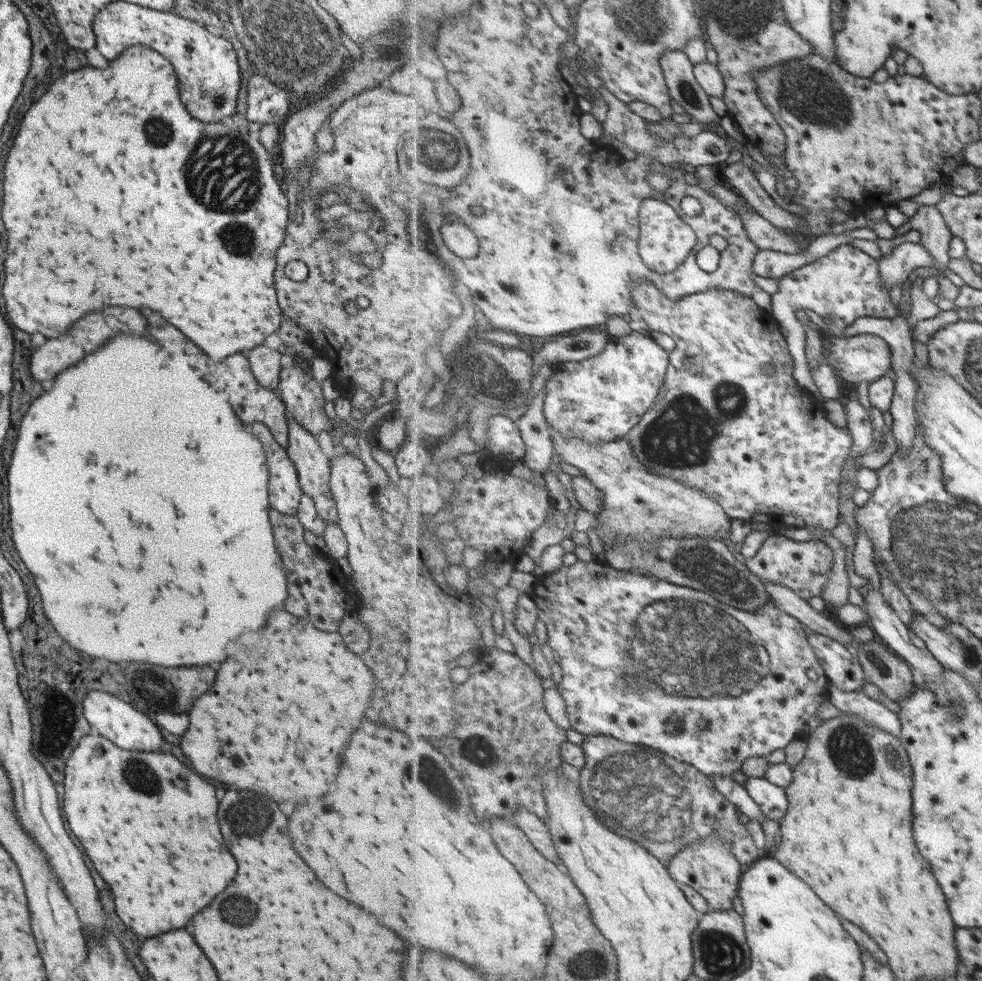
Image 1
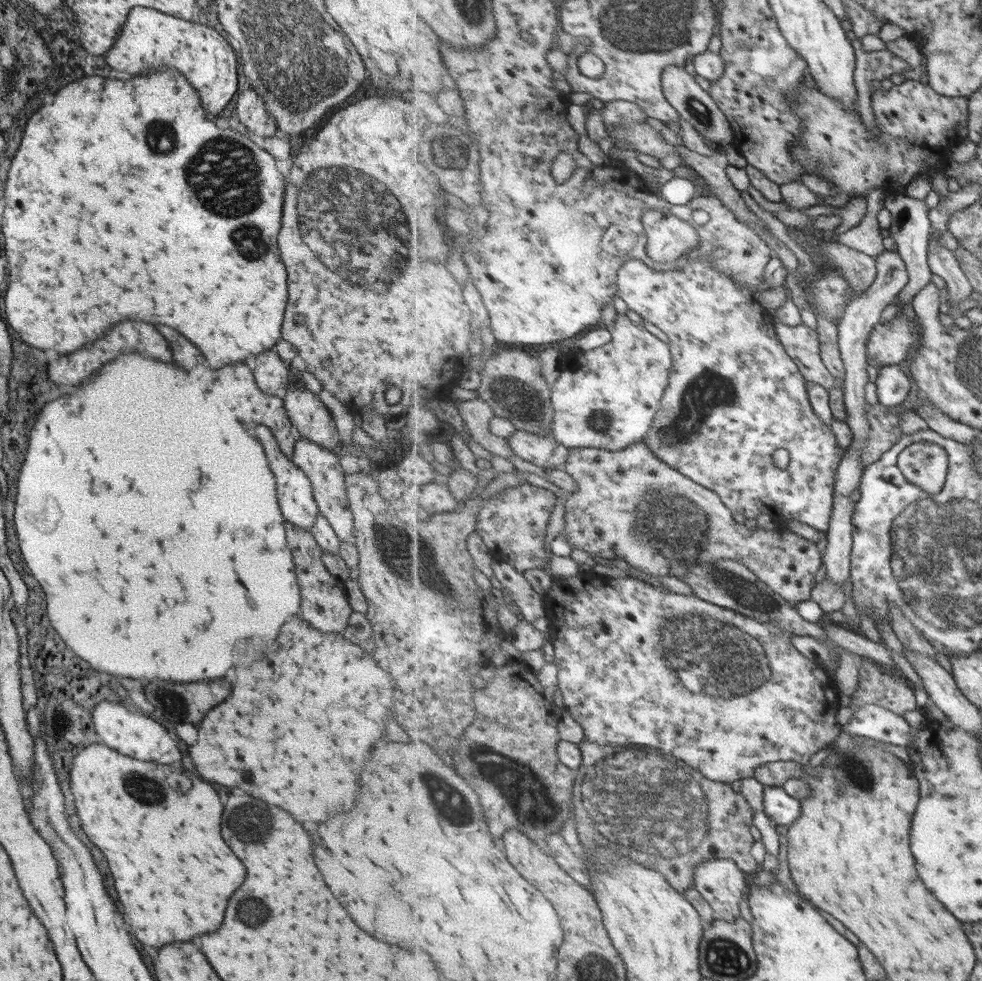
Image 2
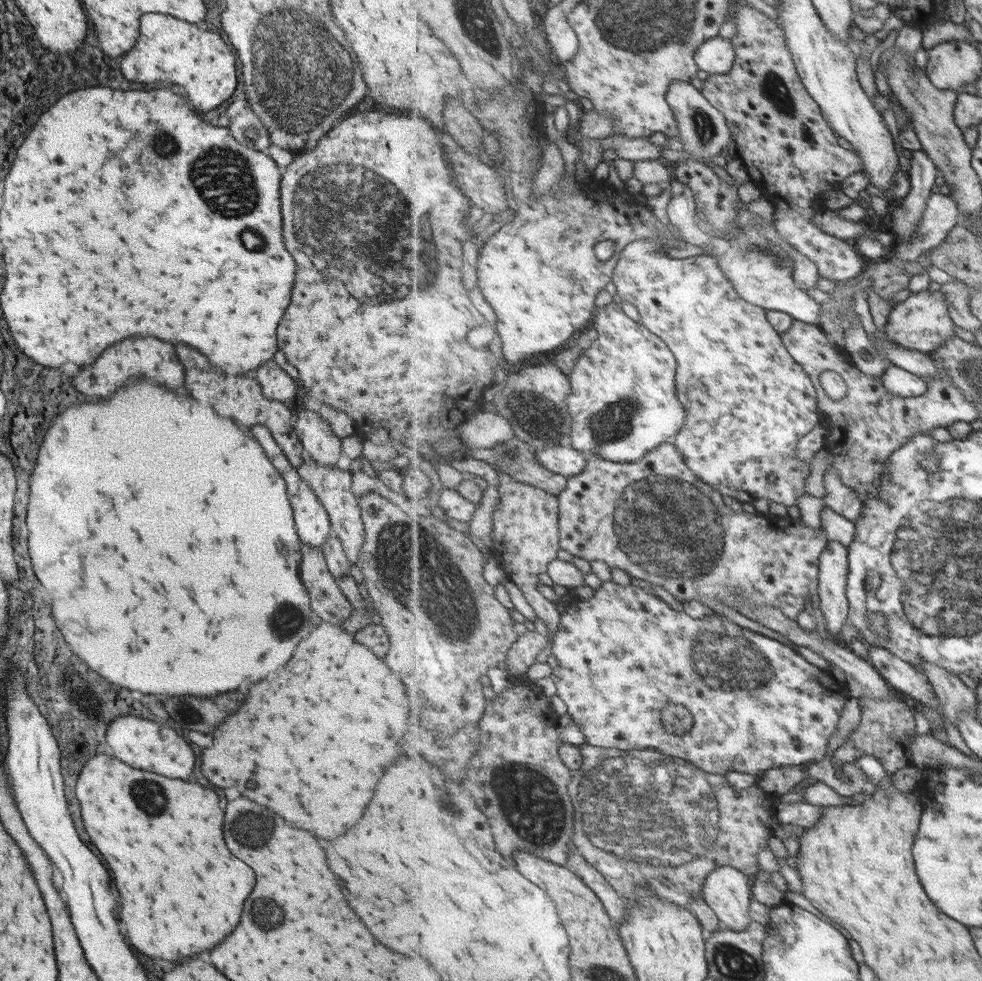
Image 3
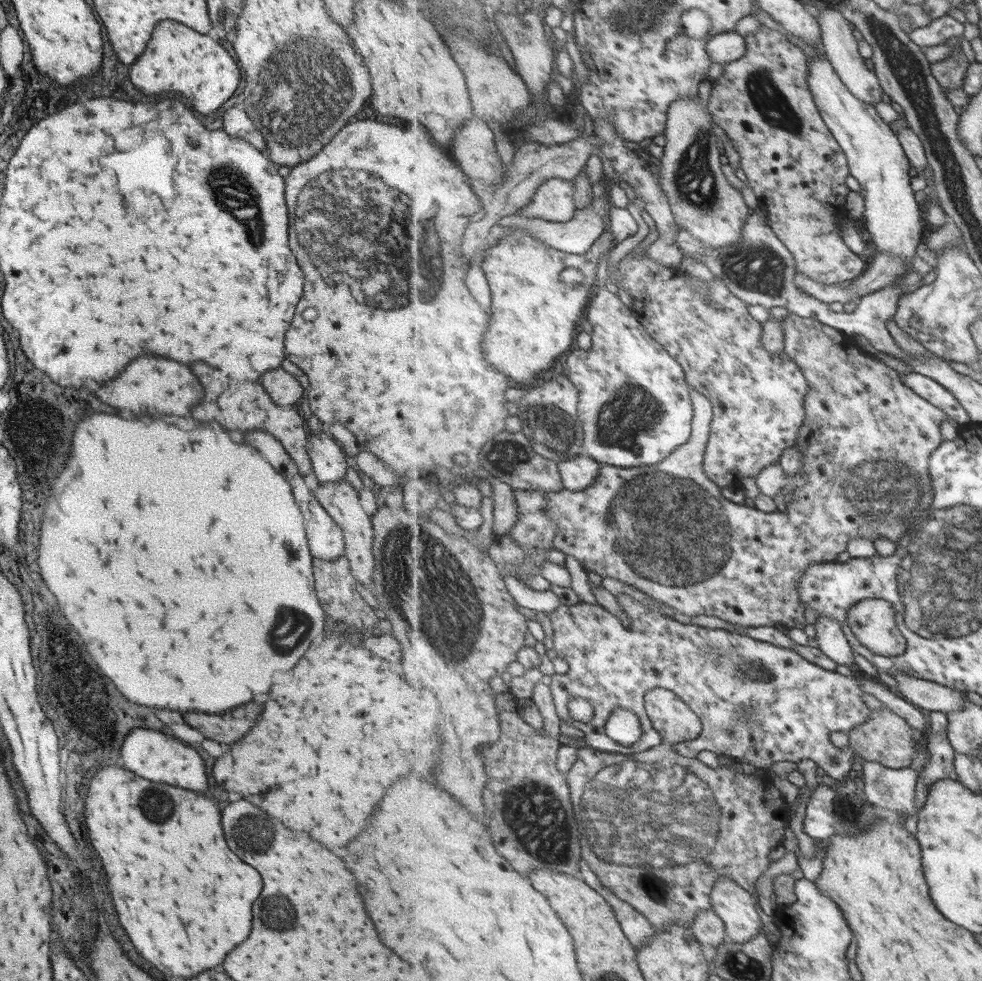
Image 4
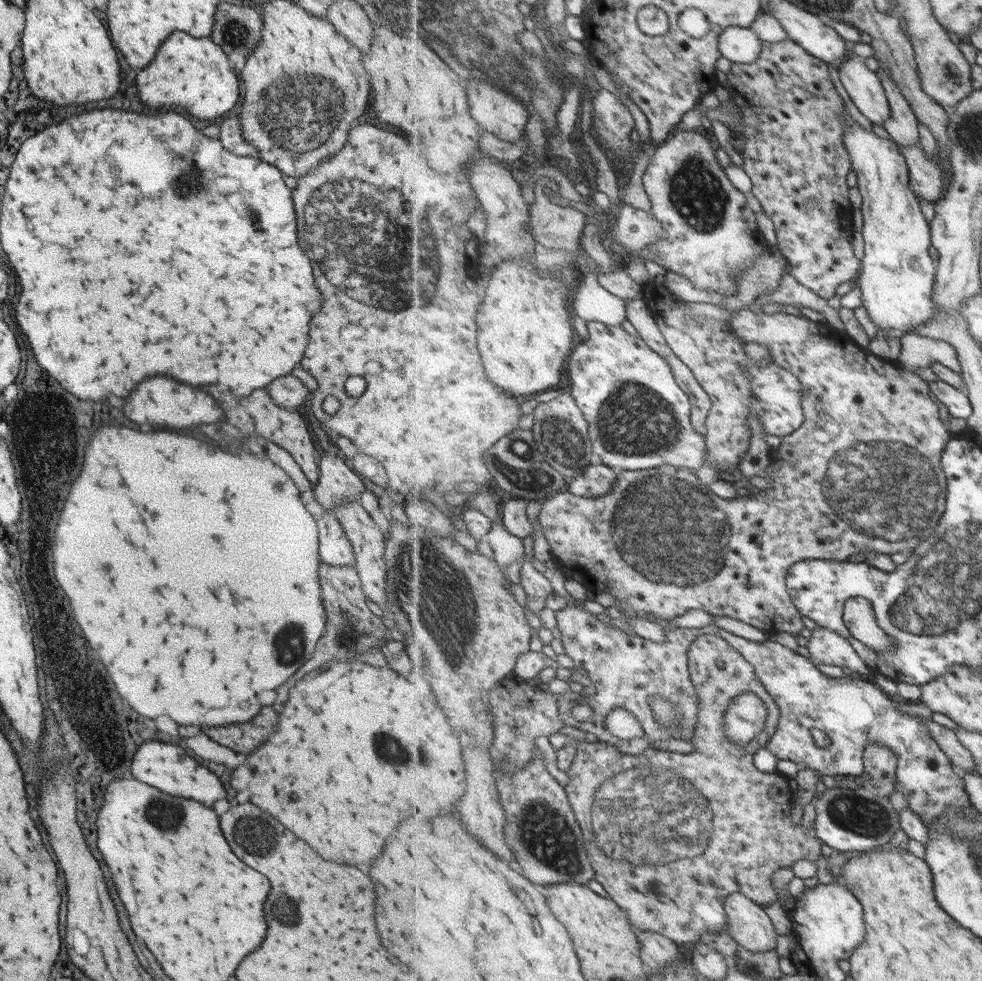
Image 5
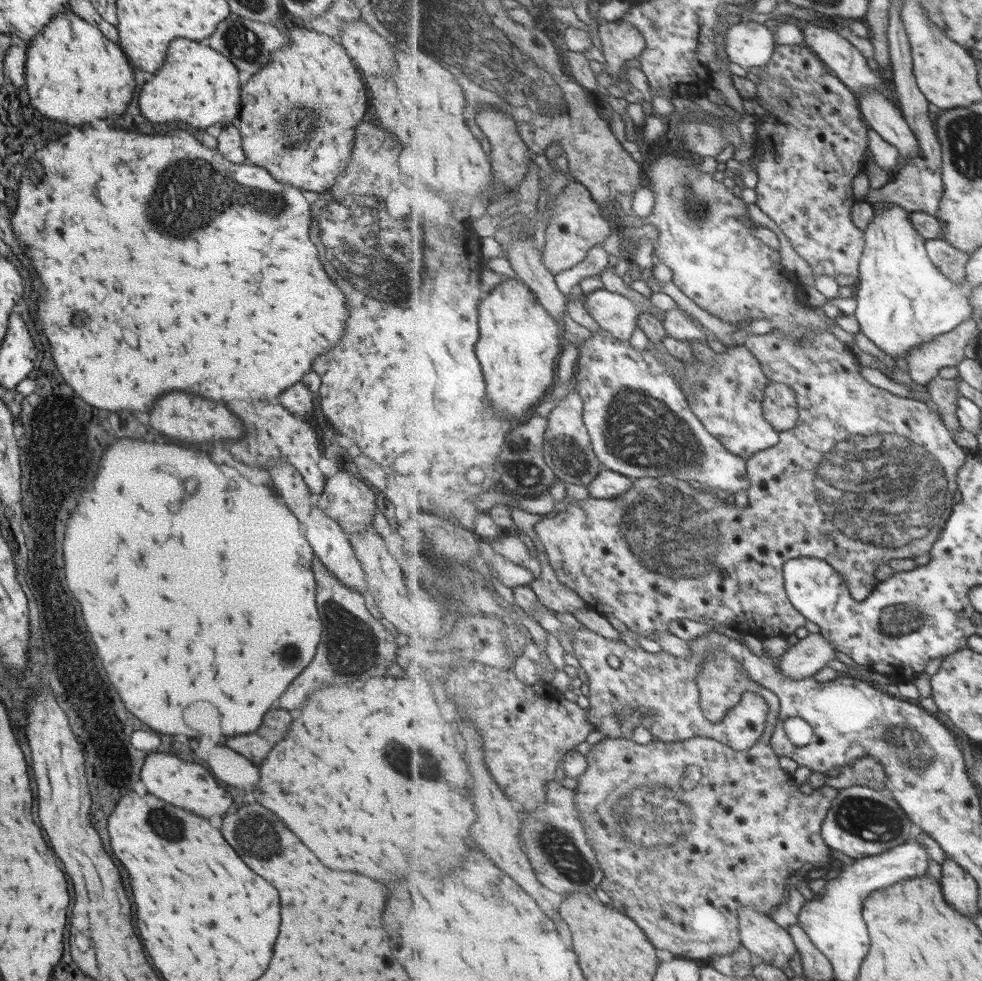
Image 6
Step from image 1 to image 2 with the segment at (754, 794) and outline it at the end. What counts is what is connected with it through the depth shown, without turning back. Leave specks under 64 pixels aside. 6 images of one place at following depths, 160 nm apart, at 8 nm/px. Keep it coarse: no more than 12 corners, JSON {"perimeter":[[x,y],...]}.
{"perimeter":[[764,786],[764,811],[790,827],[802,815],[802,801],[780,786]]}

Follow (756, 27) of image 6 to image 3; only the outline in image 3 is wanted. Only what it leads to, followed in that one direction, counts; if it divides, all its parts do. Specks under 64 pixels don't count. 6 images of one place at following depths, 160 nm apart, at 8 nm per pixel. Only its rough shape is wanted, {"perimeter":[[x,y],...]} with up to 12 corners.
{"perimeter":[[730,38],[706,40],[694,54],[709,75],[731,72],[737,58]]}

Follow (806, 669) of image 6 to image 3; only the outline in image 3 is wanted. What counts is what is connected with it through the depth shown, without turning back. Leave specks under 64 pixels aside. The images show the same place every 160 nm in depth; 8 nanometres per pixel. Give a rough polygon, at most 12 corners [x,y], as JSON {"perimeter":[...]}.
{"perimeter":[[828,540],[819,558],[820,610],[840,639],[848,620],[848,548]]}

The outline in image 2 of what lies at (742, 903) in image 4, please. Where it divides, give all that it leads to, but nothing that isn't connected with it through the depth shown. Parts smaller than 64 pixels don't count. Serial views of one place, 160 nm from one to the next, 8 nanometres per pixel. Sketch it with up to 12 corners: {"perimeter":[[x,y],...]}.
{"perimeter":[[733,859],[696,866],[694,886],[727,922],[750,893]]}

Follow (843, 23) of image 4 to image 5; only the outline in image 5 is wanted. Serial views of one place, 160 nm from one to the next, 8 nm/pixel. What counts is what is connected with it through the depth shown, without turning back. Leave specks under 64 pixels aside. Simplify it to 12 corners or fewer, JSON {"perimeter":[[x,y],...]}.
{"perimeter":[[849,43],[837,68],[856,108],[872,123],[892,115],[877,71]]}

